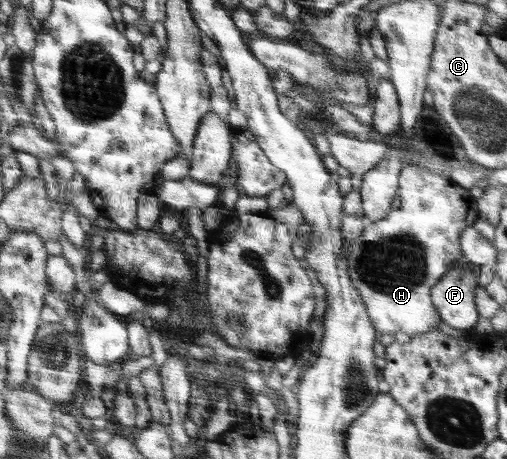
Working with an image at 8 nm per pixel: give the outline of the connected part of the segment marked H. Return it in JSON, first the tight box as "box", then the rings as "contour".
{"box":[346,164,479,338],"contour":[[[410,164],[404,166],[399,177],[397,195],[402,199],[402,204],[381,221],[367,222],[362,234],[353,240],[346,260],[352,284],[361,301],[364,301],[366,312],[377,333],[394,336],[403,332],[412,338],[439,330],[442,320],[431,299],[432,286],[462,256],[460,233],[473,226],[479,218],[479,212],[477,199],[472,198],[471,190],[465,190],[450,178]]]}

